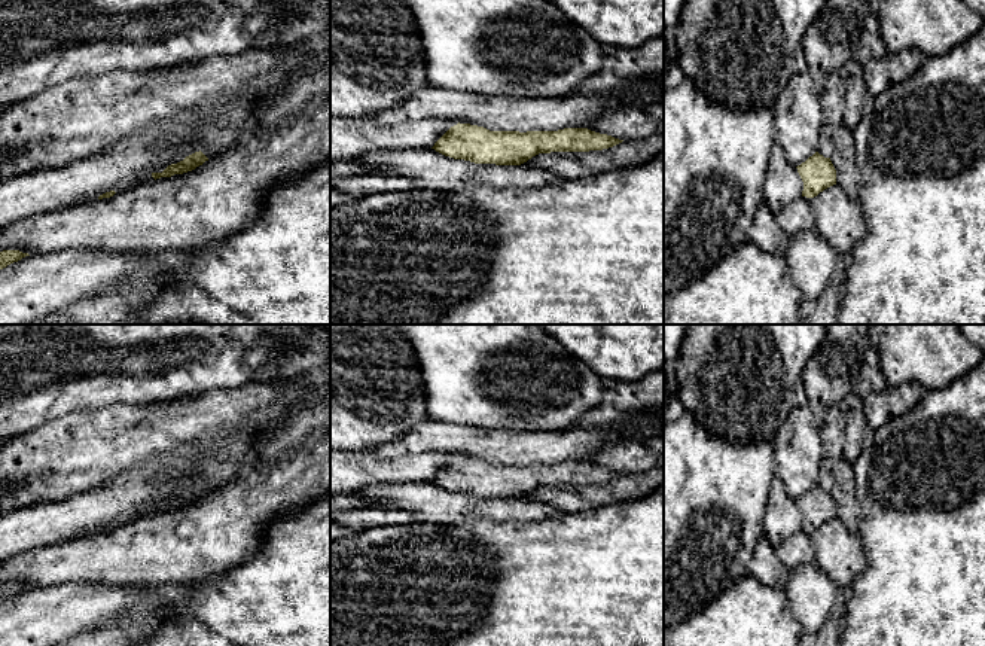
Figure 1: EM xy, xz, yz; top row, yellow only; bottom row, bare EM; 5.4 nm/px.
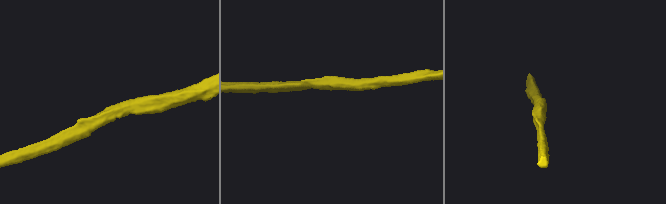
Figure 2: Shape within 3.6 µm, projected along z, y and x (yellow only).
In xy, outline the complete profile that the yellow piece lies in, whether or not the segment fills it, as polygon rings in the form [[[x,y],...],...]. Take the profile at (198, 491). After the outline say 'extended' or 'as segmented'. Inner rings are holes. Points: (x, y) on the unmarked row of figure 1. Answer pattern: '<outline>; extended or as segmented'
[[[199,484],[186,490],[183,494],[177,497],[168,499],[162,506],[152,506],[152,511],[156,514],[161,511],[183,508],[183,506],[195,503],[196,500],[202,499],[205,494],[208,494],[208,491]]]; as segmented

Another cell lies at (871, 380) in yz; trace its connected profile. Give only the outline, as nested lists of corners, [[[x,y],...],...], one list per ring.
[[[867,344],[864,351],[864,363],[857,381],[854,383],[853,391],[864,399],[870,393],[876,393],[884,388],[887,388],[887,381],[881,369],[878,348],[872,344]]]

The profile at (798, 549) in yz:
[[[803,530],[792,534],[777,546],[775,554],[789,570],[815,560],[815,548]]]

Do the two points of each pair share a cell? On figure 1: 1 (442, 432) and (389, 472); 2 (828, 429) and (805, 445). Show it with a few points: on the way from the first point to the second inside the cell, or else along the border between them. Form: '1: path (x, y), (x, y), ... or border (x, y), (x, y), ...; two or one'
1: border (447, 451), (396, 457), (377, 454); two
2: border (819, 426), (825, 460); two

